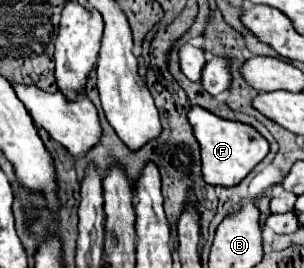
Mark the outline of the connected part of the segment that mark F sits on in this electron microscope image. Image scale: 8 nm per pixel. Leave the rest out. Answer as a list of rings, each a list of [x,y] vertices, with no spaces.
[[[191,107],[187,113],[187,119],[193,127],[193,135],[201,147],[201,165],[203,165],[203,179],[207,185],[221,185],[221,187],[233,187],[239,185],[249,171],[263,161],[263,157],[269,153],[269,143],[265,137],[261,137],[251,125],[225,121],[213,113],[209,113],[203,107]]]

